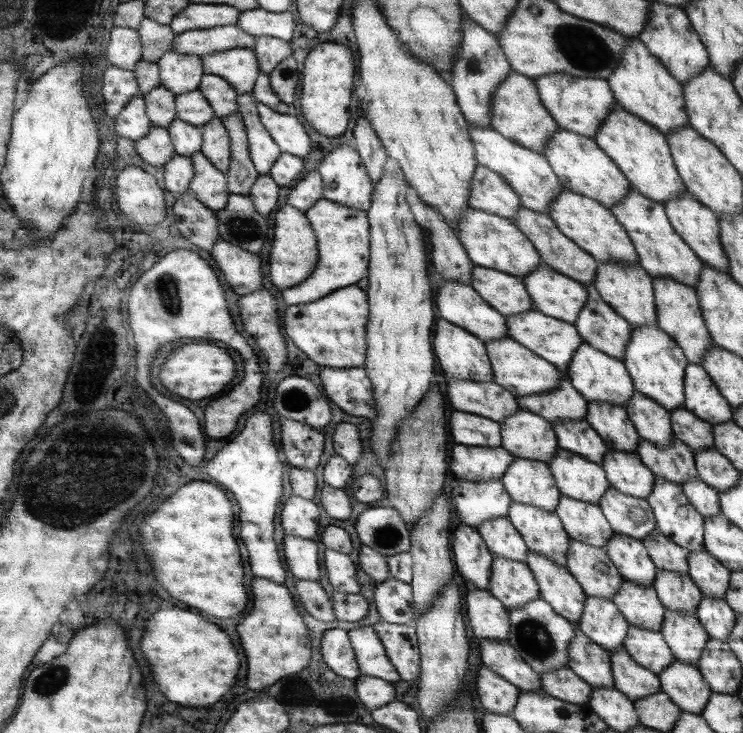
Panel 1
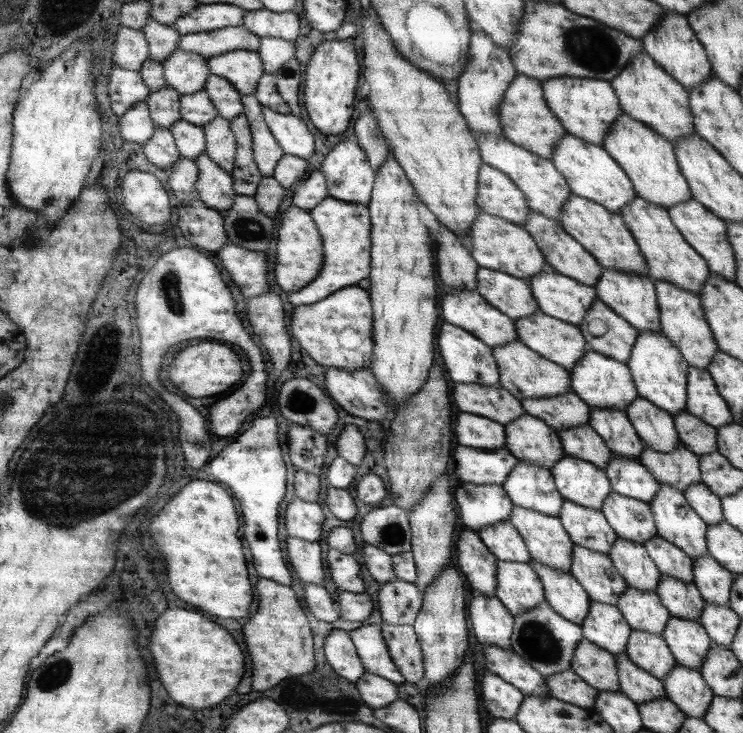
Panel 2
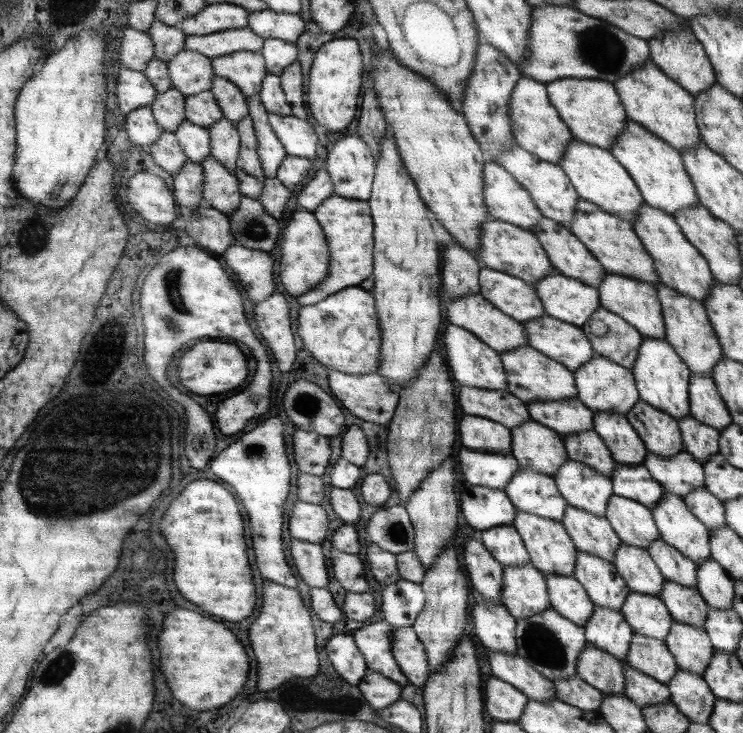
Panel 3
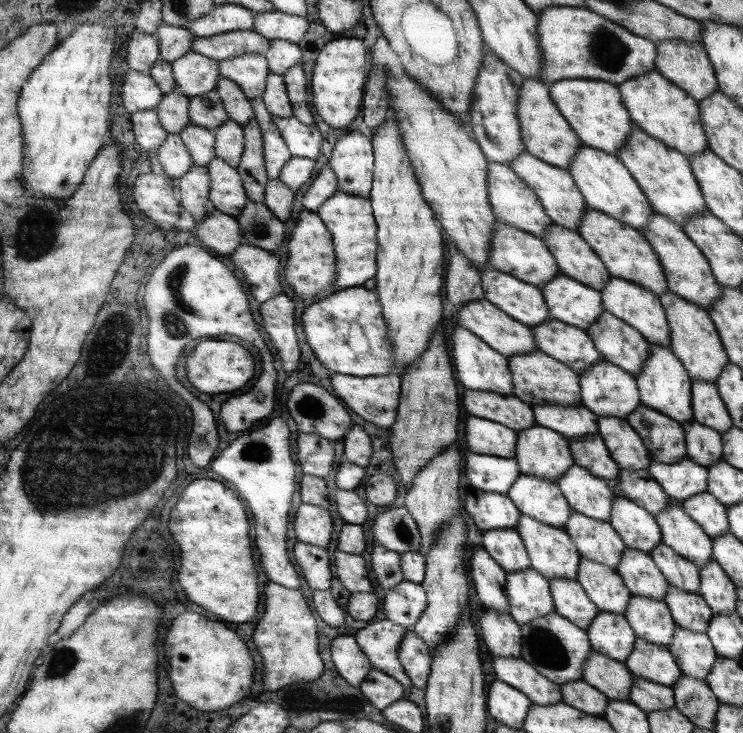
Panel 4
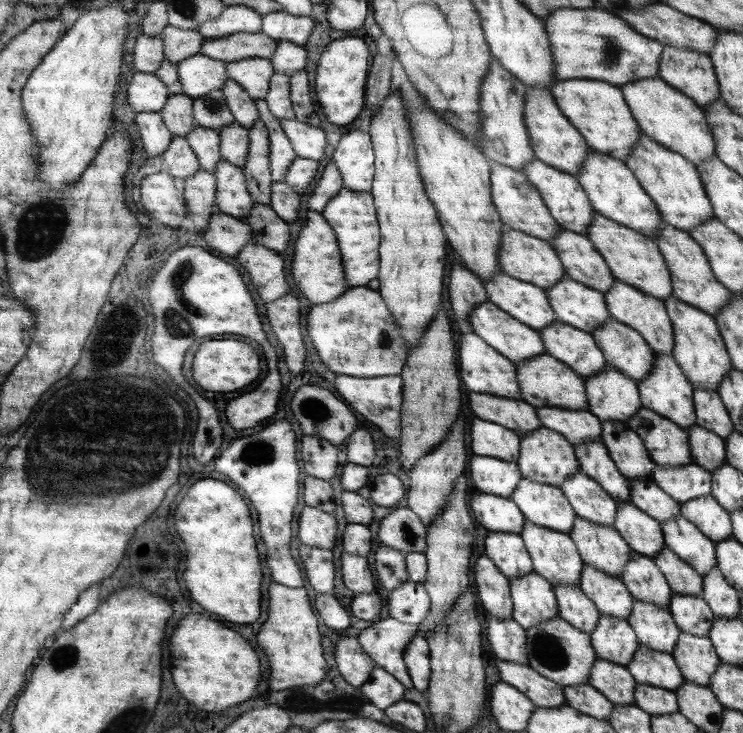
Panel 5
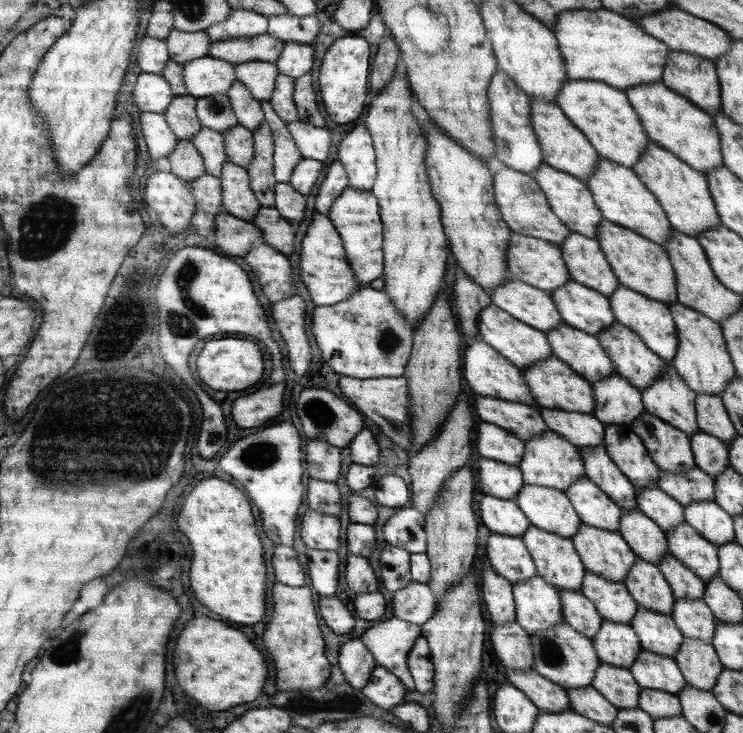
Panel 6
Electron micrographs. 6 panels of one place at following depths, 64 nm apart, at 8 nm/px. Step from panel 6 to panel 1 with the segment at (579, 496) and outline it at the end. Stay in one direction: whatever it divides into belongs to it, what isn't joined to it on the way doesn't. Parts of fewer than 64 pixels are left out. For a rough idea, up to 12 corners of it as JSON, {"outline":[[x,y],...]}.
{"outline":[[559,448],[549,463],[562,495],[600,504],[598,463]]}

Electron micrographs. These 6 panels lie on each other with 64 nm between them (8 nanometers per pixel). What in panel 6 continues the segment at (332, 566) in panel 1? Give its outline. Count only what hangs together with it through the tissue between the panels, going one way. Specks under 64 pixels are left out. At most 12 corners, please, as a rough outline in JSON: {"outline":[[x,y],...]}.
{"outline":[[347,555],[346,580],[357,595],[380,590],[370,559]]}

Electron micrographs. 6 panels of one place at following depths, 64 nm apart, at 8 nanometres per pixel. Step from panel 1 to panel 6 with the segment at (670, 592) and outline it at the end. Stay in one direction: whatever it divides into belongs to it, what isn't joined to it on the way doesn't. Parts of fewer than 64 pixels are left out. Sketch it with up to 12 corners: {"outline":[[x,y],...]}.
{"outline":[[676,599],[684,636],[710,642],[718,620],[703,600]]}

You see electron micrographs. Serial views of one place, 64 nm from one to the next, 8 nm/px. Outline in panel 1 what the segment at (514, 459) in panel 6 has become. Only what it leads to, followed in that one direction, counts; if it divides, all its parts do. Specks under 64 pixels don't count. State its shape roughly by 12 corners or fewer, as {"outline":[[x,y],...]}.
{"outline":[[452,410],[452,440],[500,447],[501,423]]}

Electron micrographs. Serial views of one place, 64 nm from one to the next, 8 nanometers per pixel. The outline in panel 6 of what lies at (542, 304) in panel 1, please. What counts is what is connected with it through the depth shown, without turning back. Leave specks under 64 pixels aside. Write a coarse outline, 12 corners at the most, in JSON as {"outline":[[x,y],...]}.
{"outline":[[570,280],[550,292],[565,325],[595,335],[611,300]]}

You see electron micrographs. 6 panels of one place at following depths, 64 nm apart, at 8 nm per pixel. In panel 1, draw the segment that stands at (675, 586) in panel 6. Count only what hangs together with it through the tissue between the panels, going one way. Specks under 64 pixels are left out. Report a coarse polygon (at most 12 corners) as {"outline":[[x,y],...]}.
{"outline":[[655,527],[643,542],[658,569],[686,574],[690,552]]}

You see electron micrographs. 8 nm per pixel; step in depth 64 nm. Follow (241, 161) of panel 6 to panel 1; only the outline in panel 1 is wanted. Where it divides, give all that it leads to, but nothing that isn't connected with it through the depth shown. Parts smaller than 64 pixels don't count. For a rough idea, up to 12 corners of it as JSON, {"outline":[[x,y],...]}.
{"outline":[[222,119],[200,128],[202,149],[220,171],[230,169],[230,136]]}

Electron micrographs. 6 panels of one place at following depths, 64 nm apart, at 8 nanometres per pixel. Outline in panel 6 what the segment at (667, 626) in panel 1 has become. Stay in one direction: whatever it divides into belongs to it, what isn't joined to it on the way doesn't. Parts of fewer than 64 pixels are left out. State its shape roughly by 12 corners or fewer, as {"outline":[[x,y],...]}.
{"outline":[[684,636],[674,659],[713,692],[724,668],[712,642]]}

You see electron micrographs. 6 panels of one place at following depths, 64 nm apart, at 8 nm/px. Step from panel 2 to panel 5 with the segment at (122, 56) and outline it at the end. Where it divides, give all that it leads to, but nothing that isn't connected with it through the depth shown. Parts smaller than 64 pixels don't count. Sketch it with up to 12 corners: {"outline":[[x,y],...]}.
{"outline":[[142,33],[134,68],[155,73],[165,60],[162,37]]}

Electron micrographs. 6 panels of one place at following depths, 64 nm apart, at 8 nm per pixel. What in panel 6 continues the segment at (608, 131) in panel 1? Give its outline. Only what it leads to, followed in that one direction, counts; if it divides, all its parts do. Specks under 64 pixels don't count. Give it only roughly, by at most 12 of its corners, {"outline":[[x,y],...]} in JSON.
{"outline":[[650,141],[631,169],[674,231],[722,224],[706,174]]}

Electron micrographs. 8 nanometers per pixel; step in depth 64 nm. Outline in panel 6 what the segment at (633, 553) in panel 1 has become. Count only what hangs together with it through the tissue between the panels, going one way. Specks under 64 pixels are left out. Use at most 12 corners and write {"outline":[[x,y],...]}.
{"outline":[[636,560],[624,583],[639,606],[674,614],[674,591],[656,564]]}

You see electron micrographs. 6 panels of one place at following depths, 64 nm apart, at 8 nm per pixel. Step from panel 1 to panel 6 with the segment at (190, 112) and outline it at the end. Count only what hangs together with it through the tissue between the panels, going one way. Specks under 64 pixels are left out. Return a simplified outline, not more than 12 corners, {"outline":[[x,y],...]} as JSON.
{"outline":[[222,93],[197,99],[203,127],[224,134],[239,124]]}

